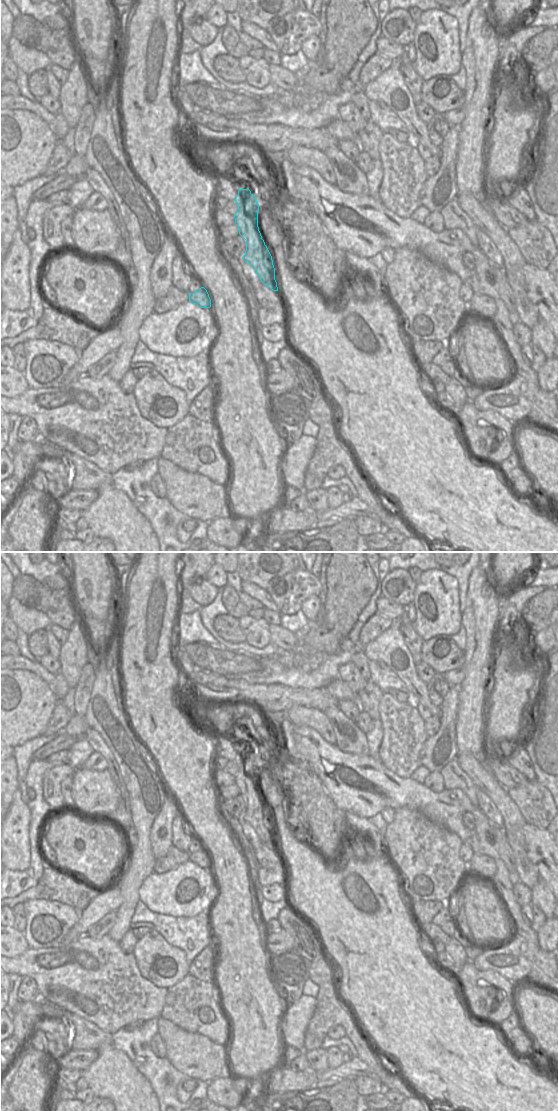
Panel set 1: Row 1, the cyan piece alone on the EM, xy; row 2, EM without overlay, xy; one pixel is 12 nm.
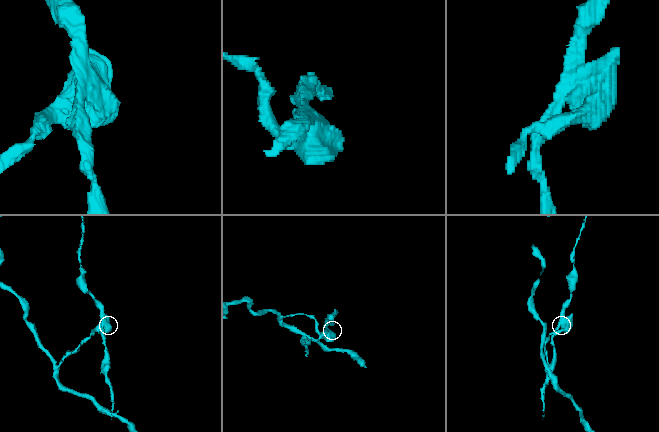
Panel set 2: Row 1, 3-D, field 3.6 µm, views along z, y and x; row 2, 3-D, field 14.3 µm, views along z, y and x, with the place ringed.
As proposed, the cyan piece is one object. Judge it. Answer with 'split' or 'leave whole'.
split

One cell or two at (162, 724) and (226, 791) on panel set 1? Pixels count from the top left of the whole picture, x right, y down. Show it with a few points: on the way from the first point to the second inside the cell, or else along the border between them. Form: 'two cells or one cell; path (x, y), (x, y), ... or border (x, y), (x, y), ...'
two cells; border (216, 788), (218, 792)

